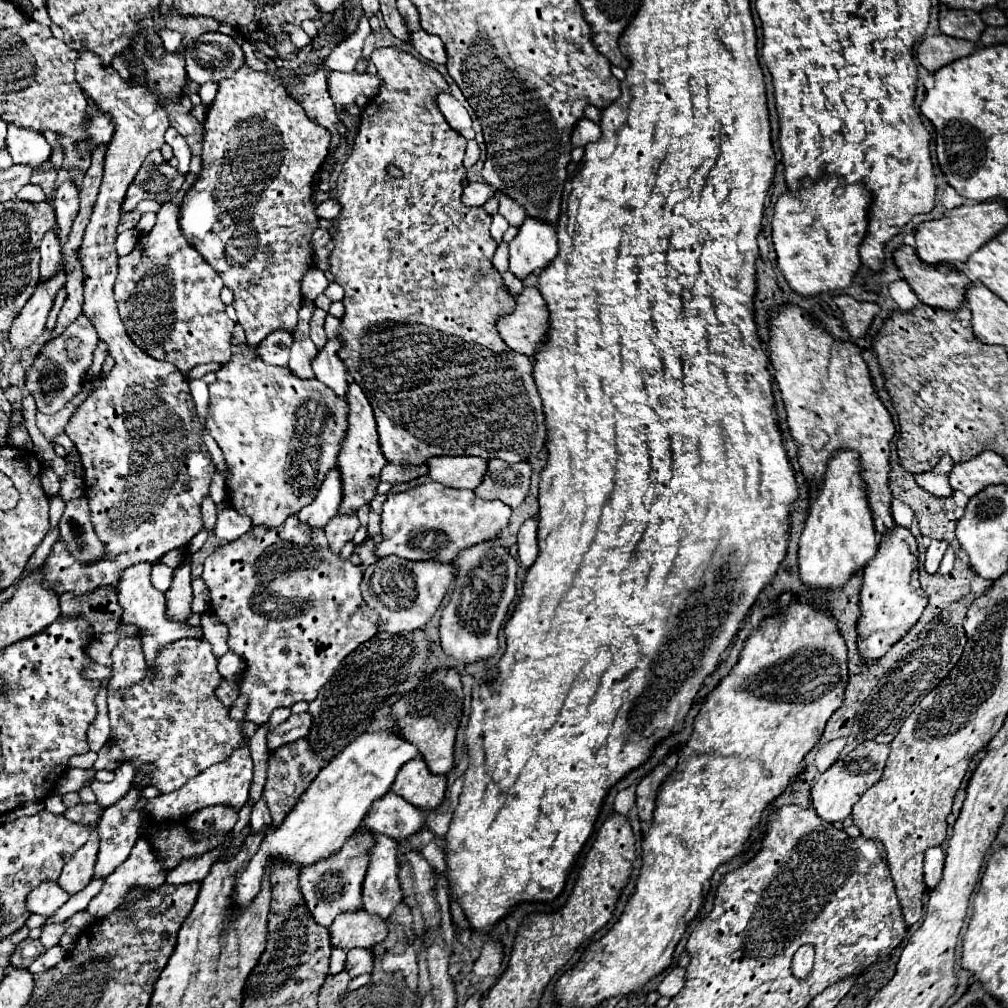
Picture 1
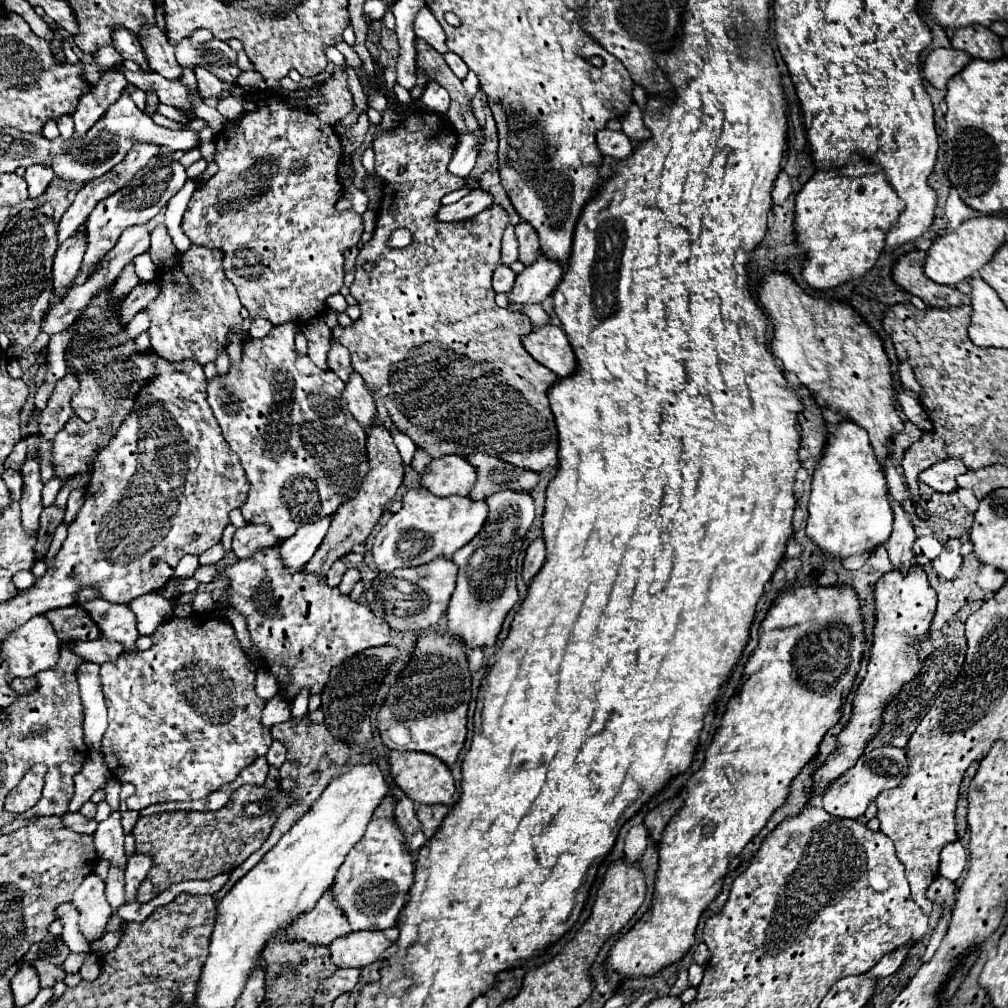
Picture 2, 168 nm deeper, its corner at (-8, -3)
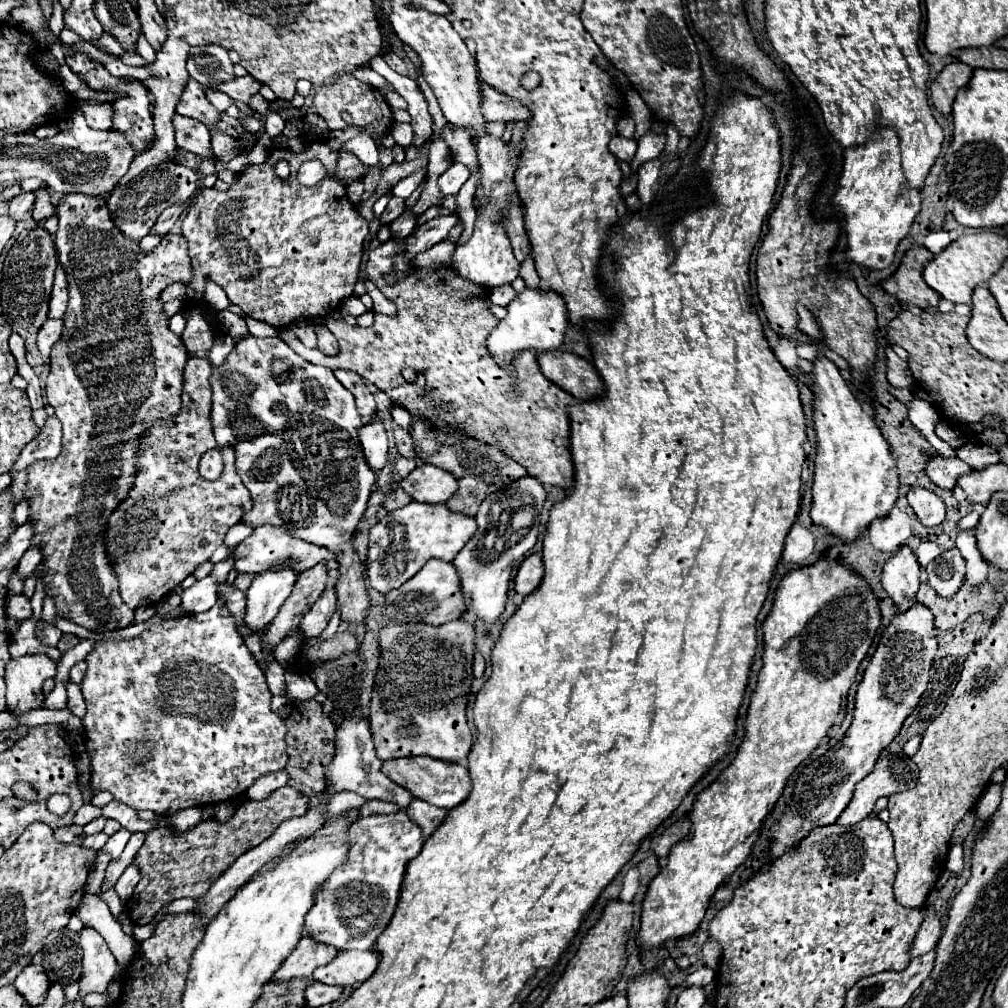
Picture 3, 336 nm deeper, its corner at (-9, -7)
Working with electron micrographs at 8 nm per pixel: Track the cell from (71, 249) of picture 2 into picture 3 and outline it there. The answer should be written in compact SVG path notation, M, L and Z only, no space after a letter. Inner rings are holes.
M58 267L48 317L62 317L64 311L66 311L66 305L68 305L68 281L66 281L64 267Z

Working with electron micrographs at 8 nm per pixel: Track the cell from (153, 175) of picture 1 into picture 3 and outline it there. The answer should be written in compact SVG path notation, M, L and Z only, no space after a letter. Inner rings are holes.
M172 161L154 165L154 167L146 169L144 173L136 175L134 179L130 179L126 185L120 185L112 191L112 195L106 199L110 217L112 217L114 225L124 233L124 237L140 241L144 235L150 233L150 227L154 225L158 215L168 205L186 203L194 195L198 181L200 181L200 173L194 169L188 169L186 165L172 163Z

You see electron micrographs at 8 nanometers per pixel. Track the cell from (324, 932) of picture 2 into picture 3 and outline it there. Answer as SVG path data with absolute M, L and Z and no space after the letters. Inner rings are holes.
M304 935L296 949L286 957L280 969L274 973L274 979L290 979L290 977L310 977L316 967L330 963L336 957L338 949L332 945L320 945L312 941L312 937Z

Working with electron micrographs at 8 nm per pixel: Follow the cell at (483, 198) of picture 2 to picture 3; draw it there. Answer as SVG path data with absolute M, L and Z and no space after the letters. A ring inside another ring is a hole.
M448 213L448 215L438 215L434 219L426 221L424 225L420 225L418 231L414 235L410 235L408 241L406 241L408 259L414 259L418 253L422 253L422 251L430 249L434 243L446 239L450 229L458 223L460 223L460 215Z

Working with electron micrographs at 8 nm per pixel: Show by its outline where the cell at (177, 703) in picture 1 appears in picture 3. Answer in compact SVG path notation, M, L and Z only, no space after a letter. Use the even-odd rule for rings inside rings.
M218 601L212 609L208 609L204 613L196 613L196 615L186 613L176 619L168 619L158 625L152 625L136 639L120 639L120 641L100 643L86 657L86 663L88 663L88 671L82 681L82 695L86 699L88 711L86 711L86 717L82 719L82 725L84 725L84 737L88 739L88 749L90 749L90 757L92 757L92 787L94 787L94 791L106 789L114 795L116 801L120 801L136 811L150 809L156 815L170 817L178 809L204 807L204 805L230 801L232 797L246 793L246 789L260 775L286 767L286 759L288 759L286 743L284 743L286 725L276 713L272 713L272 709L270 709L272 693L268 689L266 677L264 677L260 665L256 663L256 659L252 657L252 653L248 651L248 647L244 645L244 639L240 637L232 615L222 601Z

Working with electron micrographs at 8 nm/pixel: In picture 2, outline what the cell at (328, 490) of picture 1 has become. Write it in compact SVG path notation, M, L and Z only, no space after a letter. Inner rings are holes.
M331 517L301 525L293 537L283 541L283 545L279 547L279 555L281 555L281 563L289 569L289 573L297 573L313 557L329 525L331 525Z

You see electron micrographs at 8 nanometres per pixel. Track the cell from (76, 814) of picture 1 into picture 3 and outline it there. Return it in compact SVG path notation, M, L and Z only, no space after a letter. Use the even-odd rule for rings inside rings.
M68 825L68 827L60 827L54 831L54 837L62 843L74 843L74 845L82 845L82 841L86 839L84 835L84 827L82 825Z

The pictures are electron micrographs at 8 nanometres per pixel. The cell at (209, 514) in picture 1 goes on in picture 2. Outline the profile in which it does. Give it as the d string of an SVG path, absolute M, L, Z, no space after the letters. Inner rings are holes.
M217 543L215 547L211 547L211 549L207 549L203 555L199 555L199 563L201 563L201 565L213 565L213 563L221 561L223 557L225 557L223 547Z

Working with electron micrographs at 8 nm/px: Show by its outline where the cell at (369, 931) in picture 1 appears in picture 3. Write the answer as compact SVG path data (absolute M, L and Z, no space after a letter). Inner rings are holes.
M374 949L370 951L340 951L334 961L318 967L312 977L326 985L360 985L364 983L380 965L382 955Z

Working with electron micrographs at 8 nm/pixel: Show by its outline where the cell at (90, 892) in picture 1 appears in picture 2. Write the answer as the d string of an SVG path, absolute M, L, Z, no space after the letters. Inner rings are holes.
M111 813L111 817L103 823L99 823L97 831L95 831L95 849L101 861L105 861L107 865L127 865L127 855L123 851L123 839L125 833L121 829L121 813Z

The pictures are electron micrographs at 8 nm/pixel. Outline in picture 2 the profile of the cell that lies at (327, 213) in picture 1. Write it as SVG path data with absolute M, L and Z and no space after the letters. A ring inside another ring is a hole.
M356 189L350 196L351 208L356 213L362 215L368 210L369 199L363 190Z

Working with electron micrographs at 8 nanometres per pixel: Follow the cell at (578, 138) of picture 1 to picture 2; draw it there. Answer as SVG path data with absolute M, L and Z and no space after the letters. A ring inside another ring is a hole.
M609 129L599 131L597 145L603 155L609 155L615 159L623 159L633 153L633 143L623 131L609 131Z

